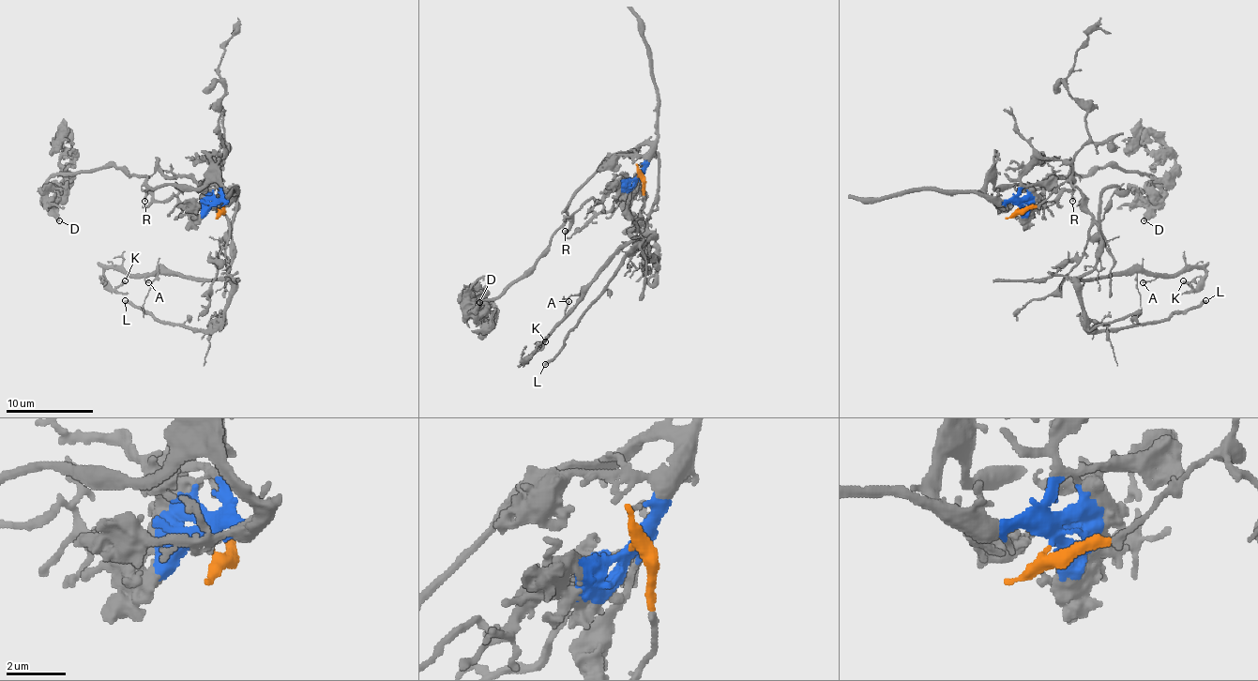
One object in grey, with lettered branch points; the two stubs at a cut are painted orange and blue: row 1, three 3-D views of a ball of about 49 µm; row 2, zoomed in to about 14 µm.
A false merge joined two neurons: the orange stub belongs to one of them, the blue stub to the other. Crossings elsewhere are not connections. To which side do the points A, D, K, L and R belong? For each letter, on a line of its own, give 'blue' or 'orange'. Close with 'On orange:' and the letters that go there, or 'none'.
A: orange
D: blue
K: orange
L: orange
R: blue
On orange: A, K, L

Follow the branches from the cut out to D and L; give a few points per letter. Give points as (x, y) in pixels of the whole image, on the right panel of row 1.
D: (1018, 208), (990, 197), (985, 186), (1038, 189), (1116, 166), (1147, 177), (1154, 208), (1143, 221)
L: (1018, 208), (1066, 182), (1079, 190), (1101, 241), (1077, 298), (1098, 331), (1162, 322), (1206, 300)

